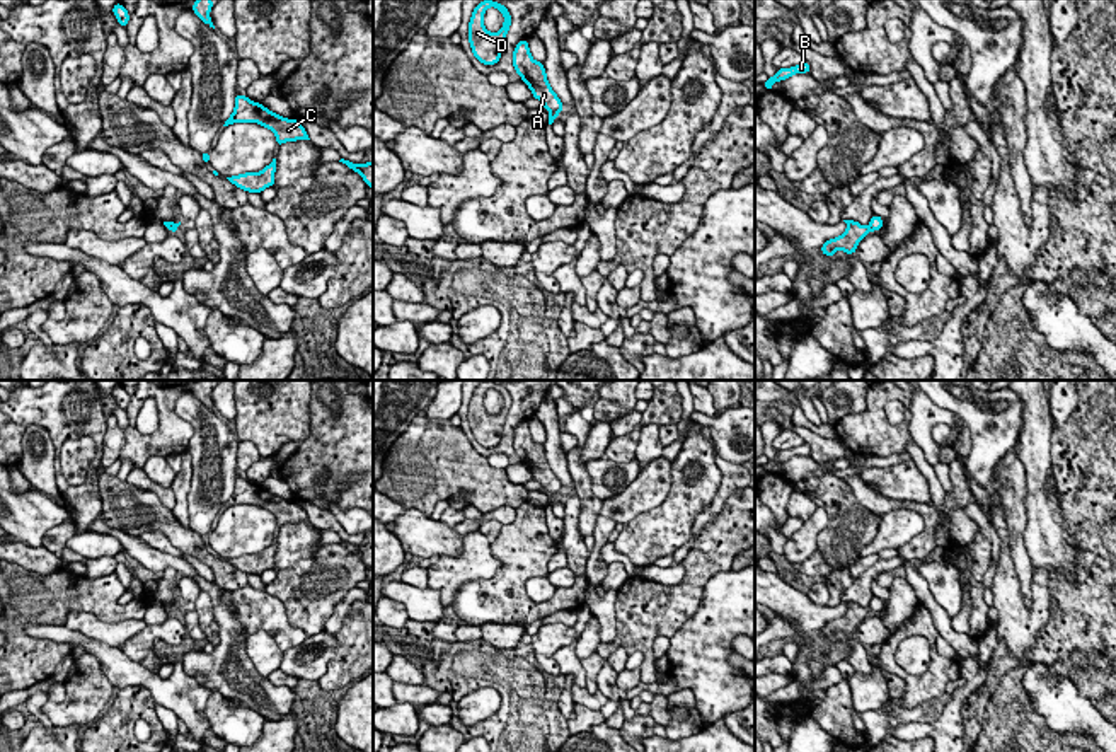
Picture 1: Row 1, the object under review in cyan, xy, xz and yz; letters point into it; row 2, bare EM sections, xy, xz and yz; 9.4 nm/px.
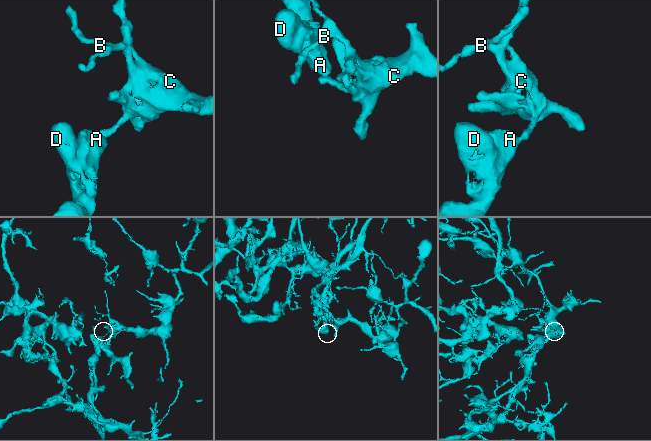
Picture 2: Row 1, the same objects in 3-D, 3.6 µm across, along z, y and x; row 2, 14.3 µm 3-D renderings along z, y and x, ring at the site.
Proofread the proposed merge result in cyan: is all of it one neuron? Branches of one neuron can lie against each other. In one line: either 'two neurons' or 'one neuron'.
two neurons

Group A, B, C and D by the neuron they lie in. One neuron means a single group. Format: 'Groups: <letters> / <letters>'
Groups: A D / B C

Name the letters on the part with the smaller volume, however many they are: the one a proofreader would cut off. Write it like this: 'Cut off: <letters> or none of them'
Cut off: B, C

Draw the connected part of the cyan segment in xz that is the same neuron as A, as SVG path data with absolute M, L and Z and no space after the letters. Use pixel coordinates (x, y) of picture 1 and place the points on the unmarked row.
M521 421L513 433L513 448L521 462L528 467L533 476L533 481L538 481L545 493L559 496L564 488L557 476L552 472L545 448L540 443L532 440L528 421Z

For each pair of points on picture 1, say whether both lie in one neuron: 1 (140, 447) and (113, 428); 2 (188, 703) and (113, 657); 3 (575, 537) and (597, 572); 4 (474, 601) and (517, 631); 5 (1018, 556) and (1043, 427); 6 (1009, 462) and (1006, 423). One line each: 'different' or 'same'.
1: different
2: same
3: different
4: different
5: different
6: different

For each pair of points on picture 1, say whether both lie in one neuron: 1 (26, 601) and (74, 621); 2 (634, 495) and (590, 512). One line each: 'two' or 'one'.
1: two
2: two

